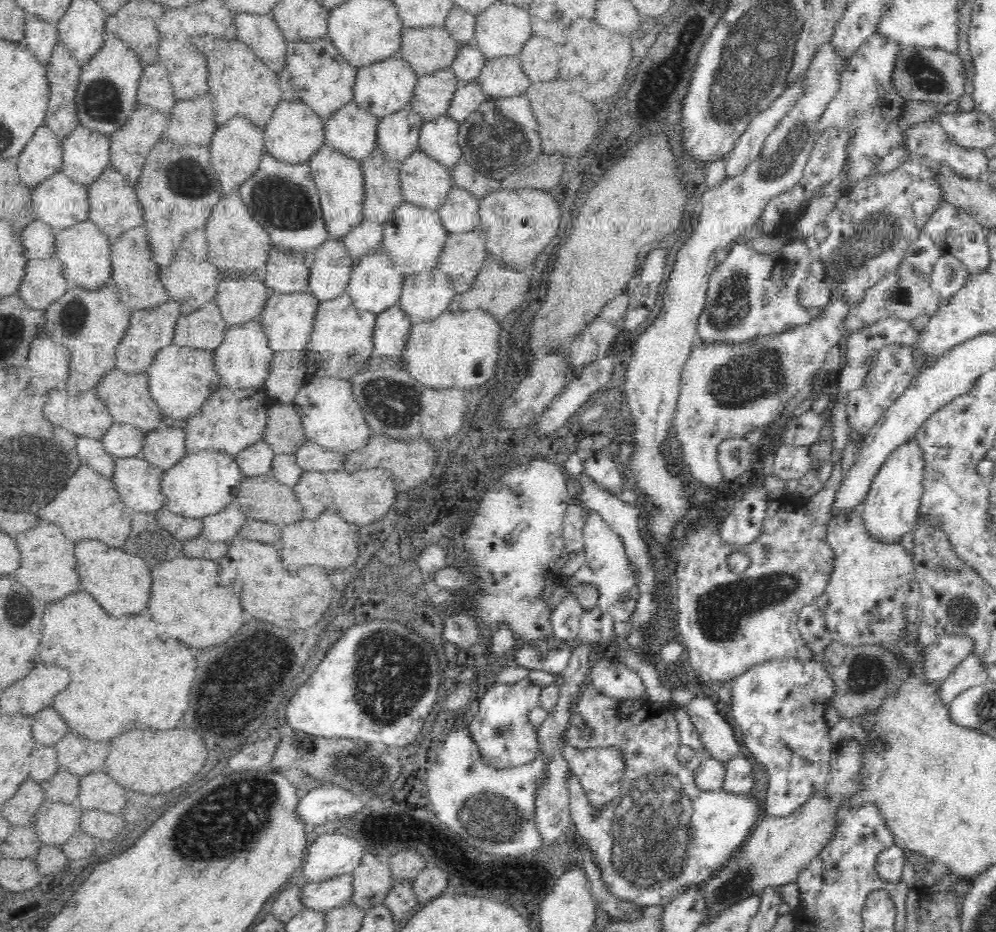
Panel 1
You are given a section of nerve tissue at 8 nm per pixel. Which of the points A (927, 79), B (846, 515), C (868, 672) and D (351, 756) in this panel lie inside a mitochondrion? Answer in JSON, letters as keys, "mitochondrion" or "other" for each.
{"A":"mitochondrion","B":"other","C":"mitochondrion","D":"mitochondrion"}

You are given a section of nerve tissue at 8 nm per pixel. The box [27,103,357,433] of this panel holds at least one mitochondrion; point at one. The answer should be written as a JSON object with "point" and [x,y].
{"point":[287,207]}

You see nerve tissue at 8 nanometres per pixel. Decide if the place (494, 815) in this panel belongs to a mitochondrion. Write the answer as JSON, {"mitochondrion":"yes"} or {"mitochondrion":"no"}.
{"mitochondrion":"yes"}

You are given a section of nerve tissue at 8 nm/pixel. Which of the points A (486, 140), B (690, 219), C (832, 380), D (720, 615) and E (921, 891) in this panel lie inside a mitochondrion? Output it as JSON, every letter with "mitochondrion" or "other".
{"A":"mitochondrion","B":"other","C":"other","D":"mitochondrion","E":"other"}

